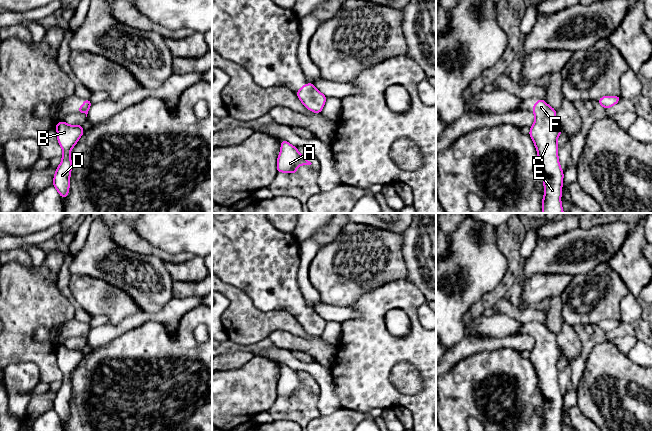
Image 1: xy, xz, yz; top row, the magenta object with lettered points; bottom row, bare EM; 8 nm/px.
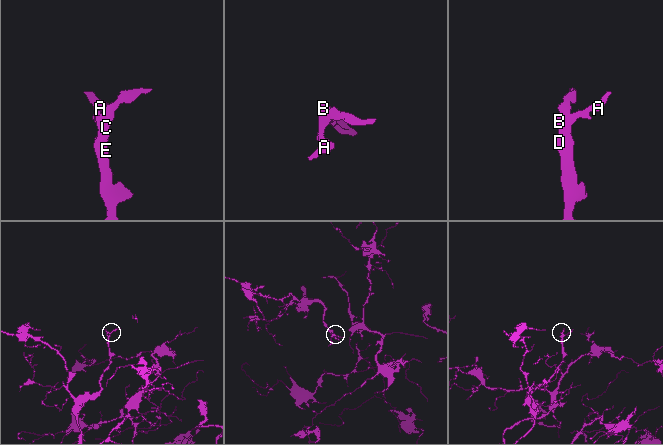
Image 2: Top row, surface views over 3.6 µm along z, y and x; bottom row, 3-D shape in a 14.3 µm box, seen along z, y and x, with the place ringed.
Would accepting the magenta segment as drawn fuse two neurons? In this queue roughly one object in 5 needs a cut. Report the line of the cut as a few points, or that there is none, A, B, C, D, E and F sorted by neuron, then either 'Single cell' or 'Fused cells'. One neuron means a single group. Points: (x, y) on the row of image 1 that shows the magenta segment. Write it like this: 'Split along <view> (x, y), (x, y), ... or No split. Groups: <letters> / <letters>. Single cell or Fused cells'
No split. Groups: A B C D E F. Single cell

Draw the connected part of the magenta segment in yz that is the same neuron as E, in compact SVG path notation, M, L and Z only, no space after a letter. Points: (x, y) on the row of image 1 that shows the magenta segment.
M544 99L537 100L532 110L535 121L529 136L536 147L538 162L544 175L542 213L564 213L561 204L564 173L560 167L557 145L562 129L557 122L556 110Z

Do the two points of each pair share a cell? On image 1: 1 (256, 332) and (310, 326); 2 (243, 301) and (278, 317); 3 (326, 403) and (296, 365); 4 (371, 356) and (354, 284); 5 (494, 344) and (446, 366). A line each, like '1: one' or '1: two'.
1: two
2: one
3: one
4: two
5: one

